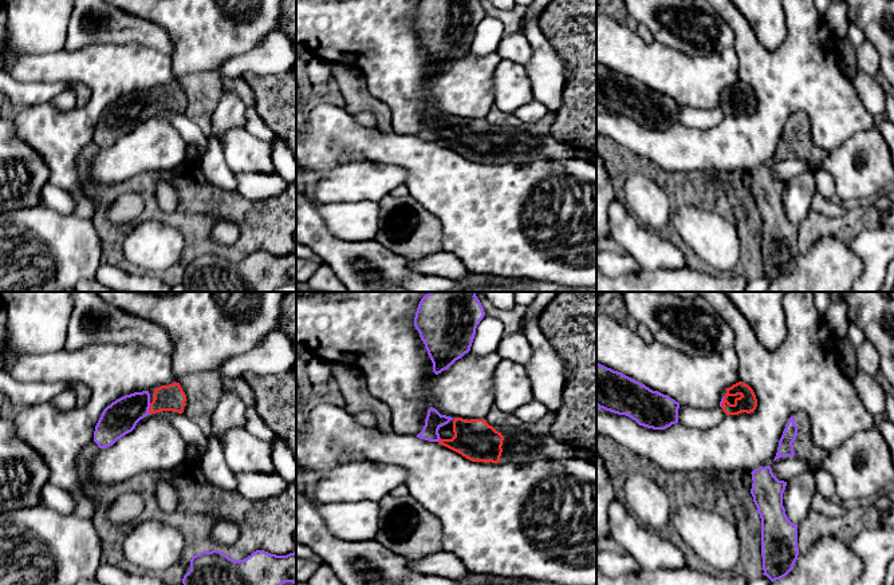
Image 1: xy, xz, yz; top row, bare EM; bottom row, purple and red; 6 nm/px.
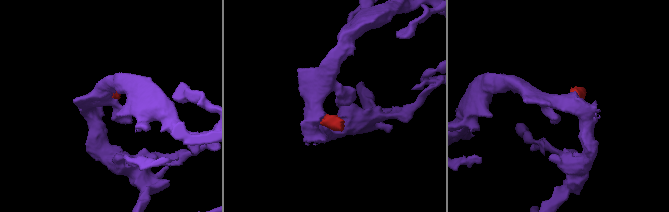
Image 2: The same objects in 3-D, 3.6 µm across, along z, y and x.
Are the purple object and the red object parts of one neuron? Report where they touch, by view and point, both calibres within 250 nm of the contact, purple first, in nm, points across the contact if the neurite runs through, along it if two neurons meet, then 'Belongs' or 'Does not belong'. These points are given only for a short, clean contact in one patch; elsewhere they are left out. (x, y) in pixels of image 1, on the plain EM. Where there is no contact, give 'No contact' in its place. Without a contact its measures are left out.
Touches purple at xy (149, 107). Thickness 200 nm (purple) against 160 nm. Path across: xy (119, 118), (133, 107), (149, 107), (157, 106), (166, 98). Belongs

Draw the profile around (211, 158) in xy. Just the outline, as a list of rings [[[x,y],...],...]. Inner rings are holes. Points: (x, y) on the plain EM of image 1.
[[[161,111],[149,115],[168,119],[188,143],[197,146],[198,154],[192,159],[198,163],[201,173],[212,186],[227,193],[237,191],[236,174],[227,165],[222,146],[212,134],[204,135],[185,114]]]

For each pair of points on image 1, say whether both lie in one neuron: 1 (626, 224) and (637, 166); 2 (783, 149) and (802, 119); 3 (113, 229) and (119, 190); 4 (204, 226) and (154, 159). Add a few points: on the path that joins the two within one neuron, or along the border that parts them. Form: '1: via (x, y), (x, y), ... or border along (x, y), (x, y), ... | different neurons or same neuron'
1: border along (615, 197), (625, 205) | different neurons
2: via (790, 142), (796, 135), (798, 126) | same neuron
3: via (102, 218), (102, 205), (109, 198) | same neuron
4: border along (189, 158), (166, 174) | different neurons

